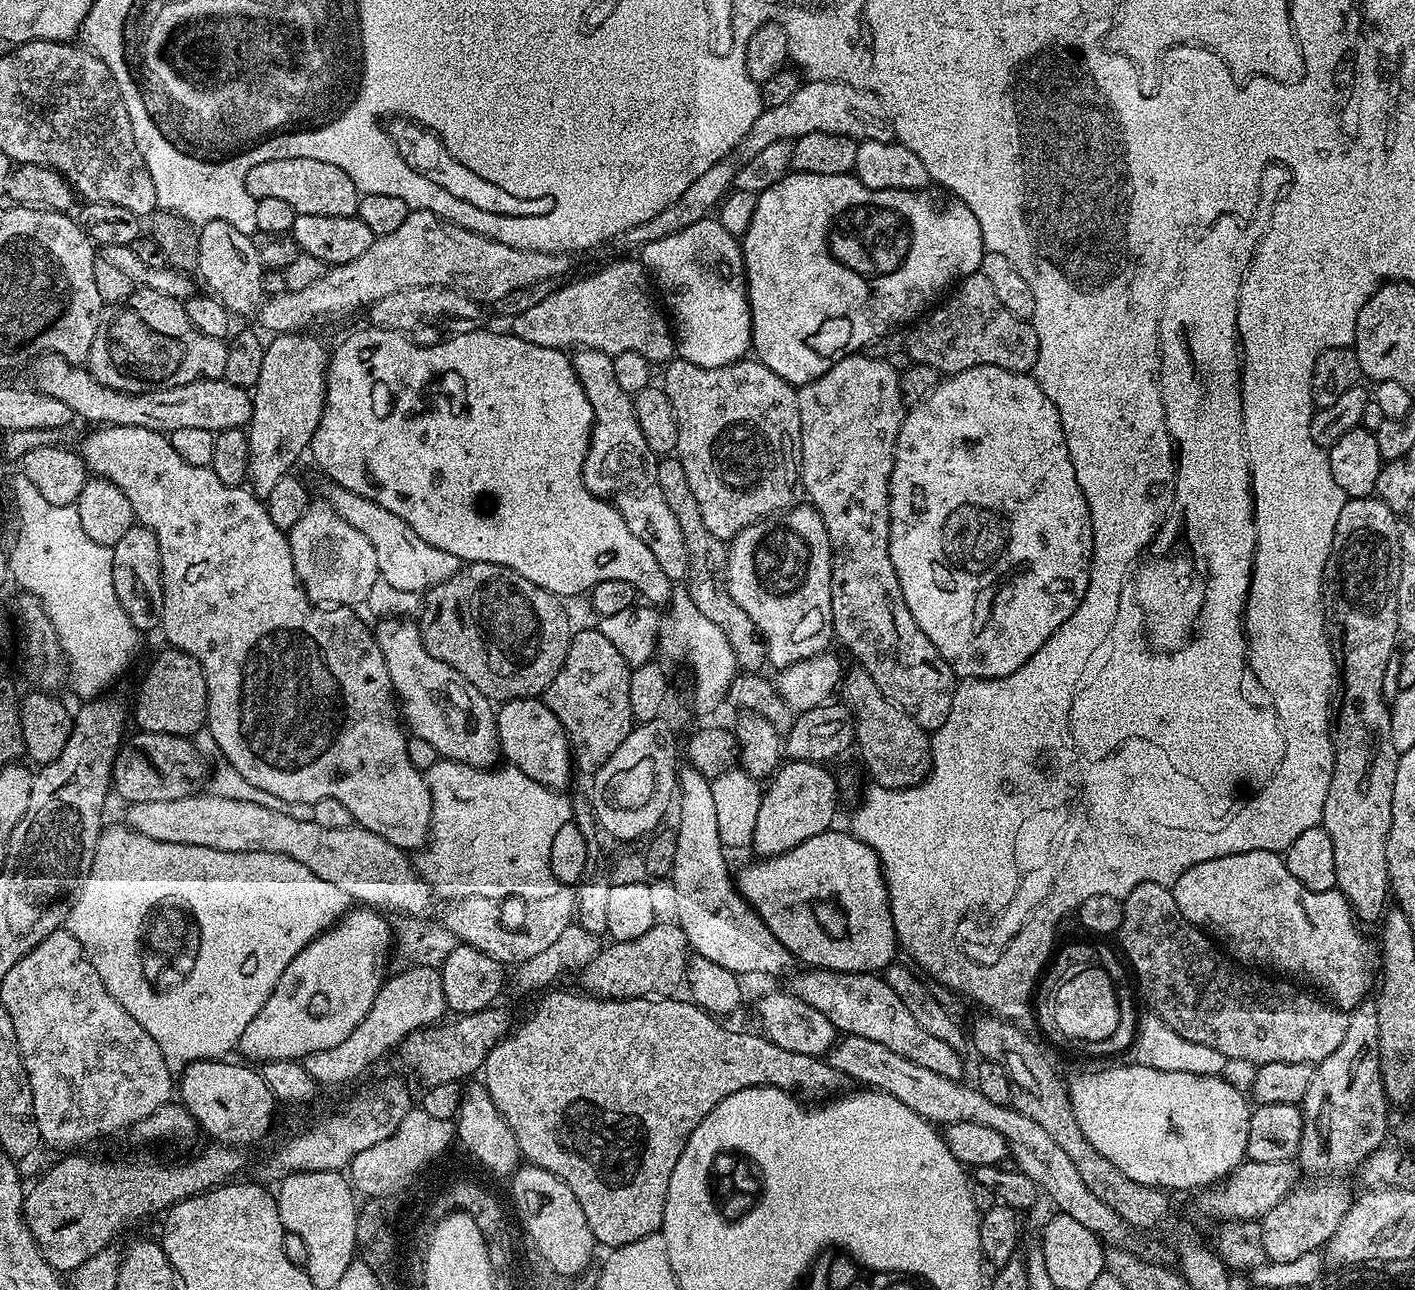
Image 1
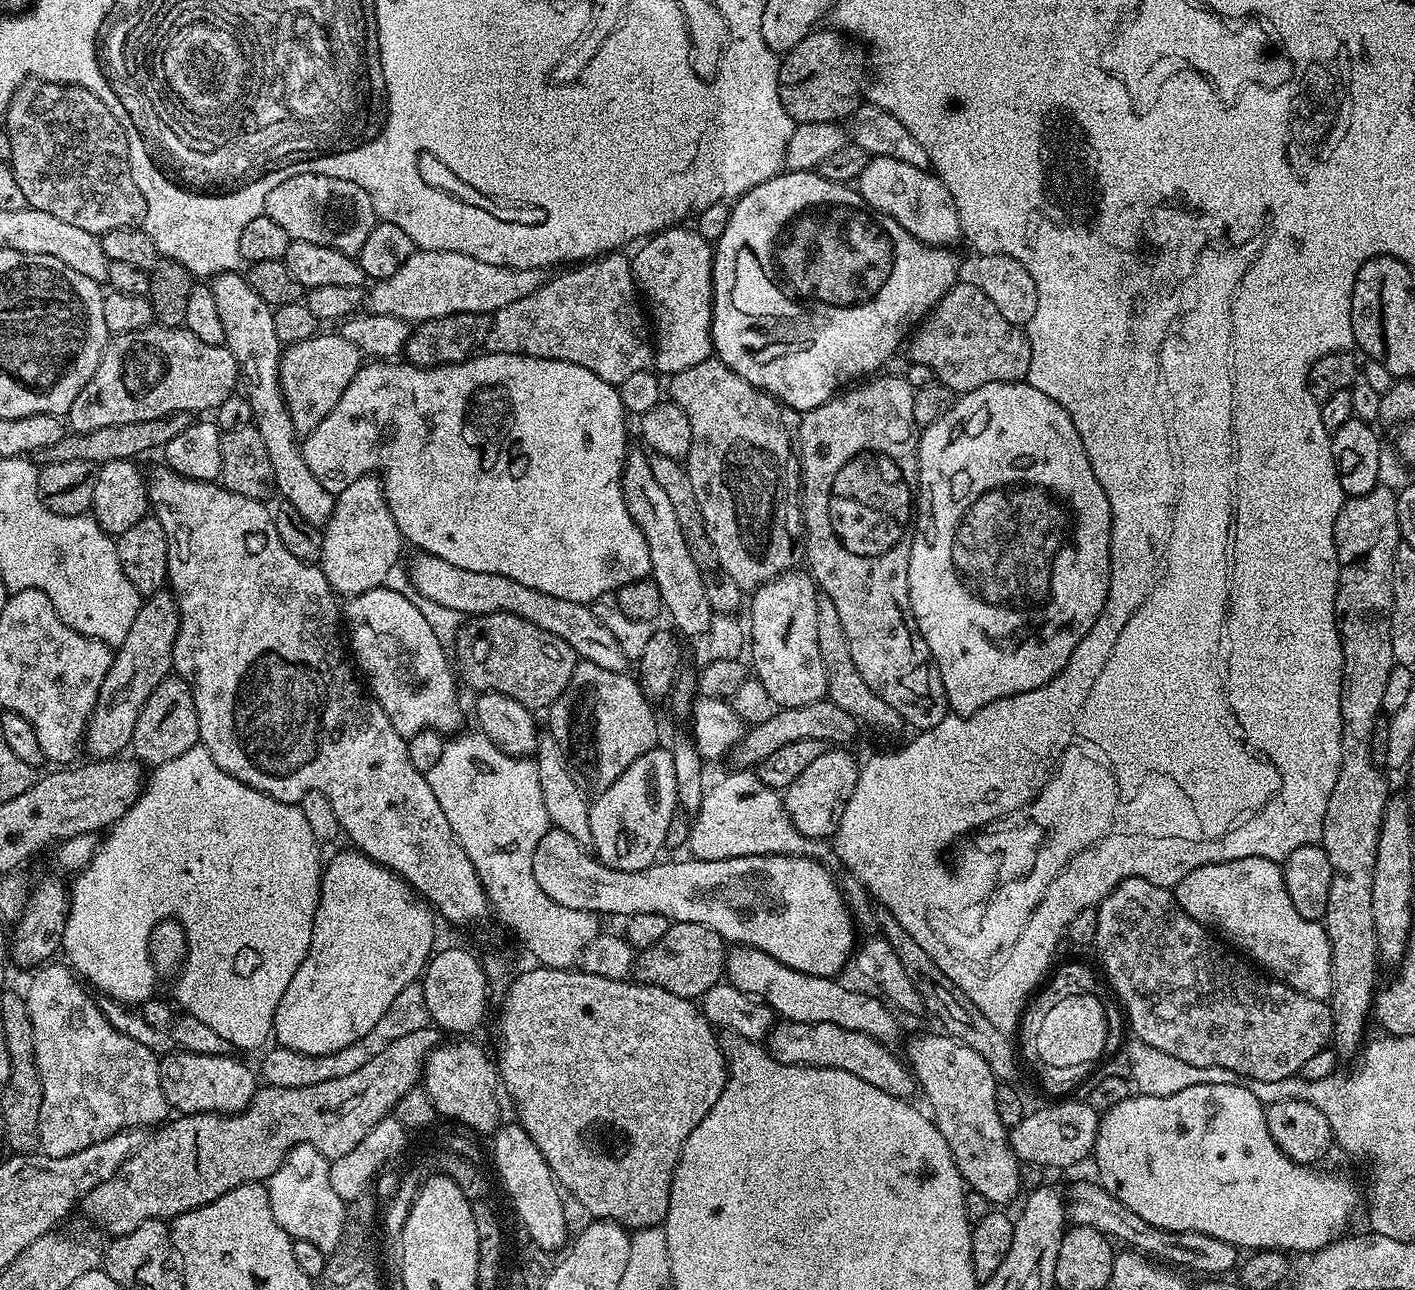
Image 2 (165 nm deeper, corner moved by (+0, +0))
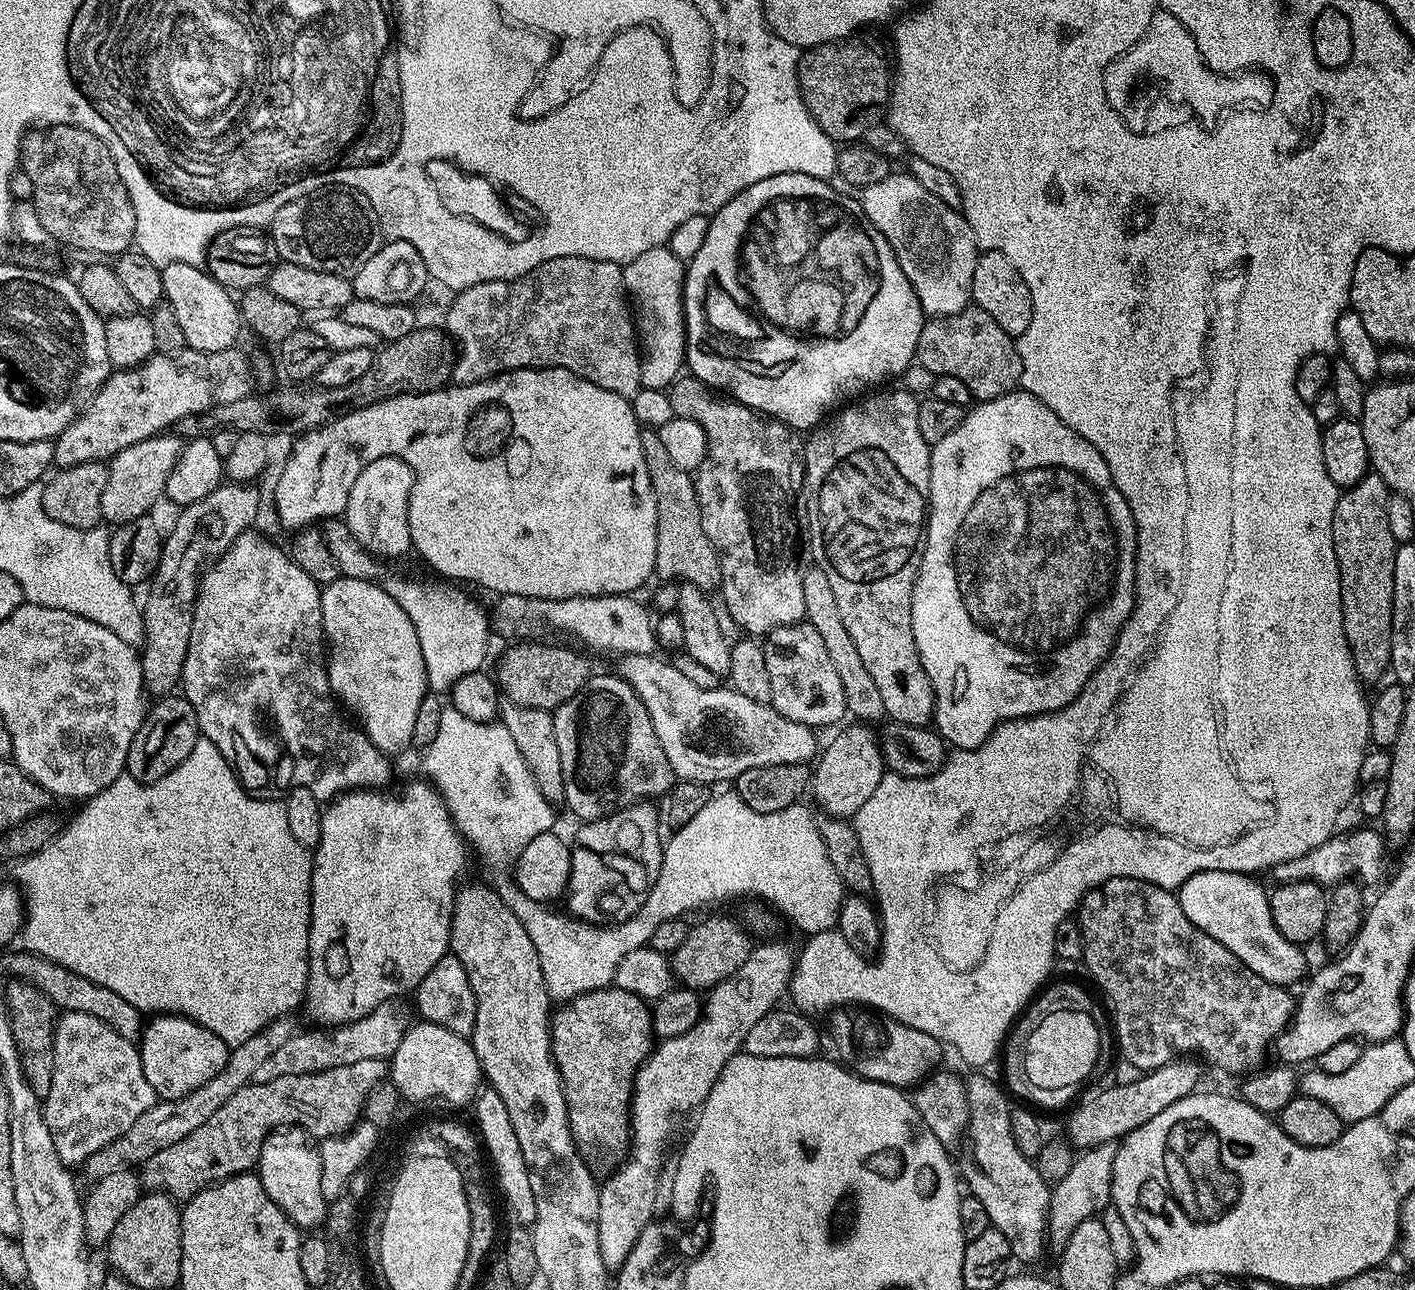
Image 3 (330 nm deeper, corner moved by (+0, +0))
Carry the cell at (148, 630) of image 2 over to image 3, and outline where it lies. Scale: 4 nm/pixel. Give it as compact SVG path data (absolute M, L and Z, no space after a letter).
M221 482L213 492L206 494L206 498L201 498L199 502L193 504L183 505L179 509L180 517L173 522L169 532L167 529L160 545L156 572L146 588L148 597L142 600L144 643L139 657L144 687L149 697L163 698L177 691L184 674L186 654L190 650L190 626L194 626L194 606L200 589L202 569L209 562L217 560L243 532L249 531L255 525L252 523L260 512L260 492L256 487L255 483Z

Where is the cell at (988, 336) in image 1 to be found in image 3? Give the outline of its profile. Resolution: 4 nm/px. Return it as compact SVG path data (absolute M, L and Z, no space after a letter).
M969 306L958 314L938 316L925 323L922 334L918 334L916 360L930 370L935 377L950 375L958 378L969 390L973 401L983 402L1005 396L1008 392L1017 391L1022 362L1016 345L1017 341L1008 336L1006 330L1002 330L1002 326L998 326L998 322L994 322L994 318L990 318L990 314L986 314L986 310Z

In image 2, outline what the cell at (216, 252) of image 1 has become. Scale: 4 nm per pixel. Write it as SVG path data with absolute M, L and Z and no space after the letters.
M237 271L220 273L213 277L210 287L222 330L225 331L225 347L228 347L230 354L234 354L238 376L242 381L242 392L250 404L254 427L258 434L262 434L266 454L270 454L270 466L274 466L276 492L284 495L283 503L294 506L294 510L298 510L298 514L302 514L302 518L306 518L310 526L323 529L332 517L336 496L333 489L322 486L314 478L310 466L306 466L296 427L290 422L284 398L280 395L282 346L274 329L273 309L264 299L258 297L247 279L241 273L238 275Z

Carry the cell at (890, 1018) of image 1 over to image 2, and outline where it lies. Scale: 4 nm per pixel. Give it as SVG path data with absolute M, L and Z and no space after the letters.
M928 1032L914 1037L908 1044L906 1063L918 1081L919 1091L922 1096L924 1092L932 1107L935 1126L942 1138L946 1138L946 1146L950 1146L950 1154L965 1185L982 1194L989 1205L1008 1206L1004 1204L1021 1195L1022 1165L1008 1146L1009 1129L1005 1128L1002 1118L998 1118L998 1109L994 1107L996 1076L990 1066L986 1066L982 1054L970 1050L970 1046L953 1036L939 1035Z

